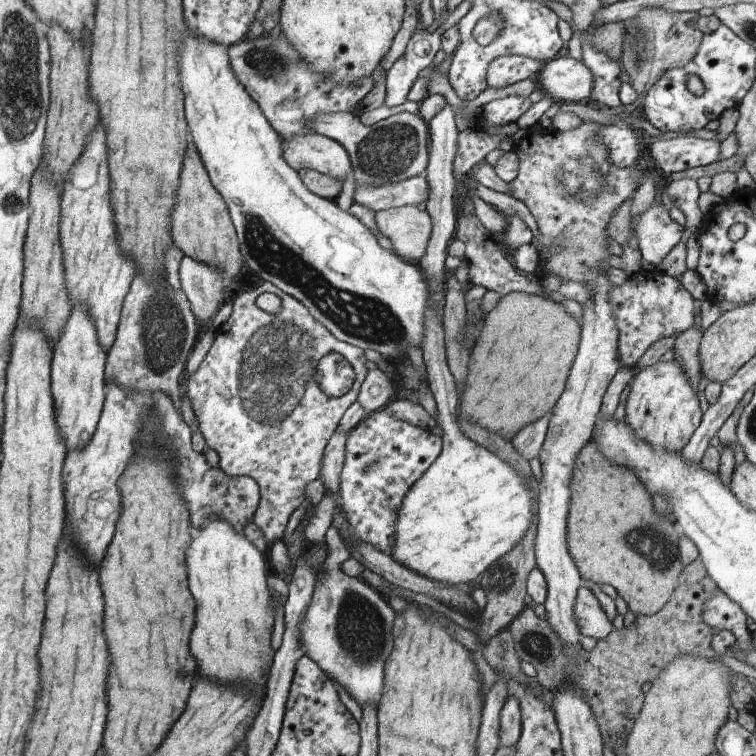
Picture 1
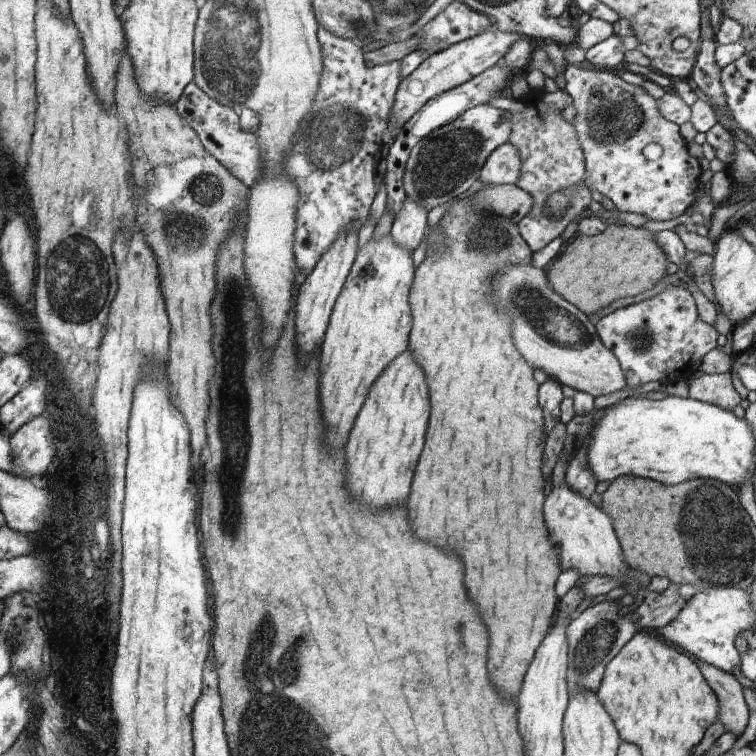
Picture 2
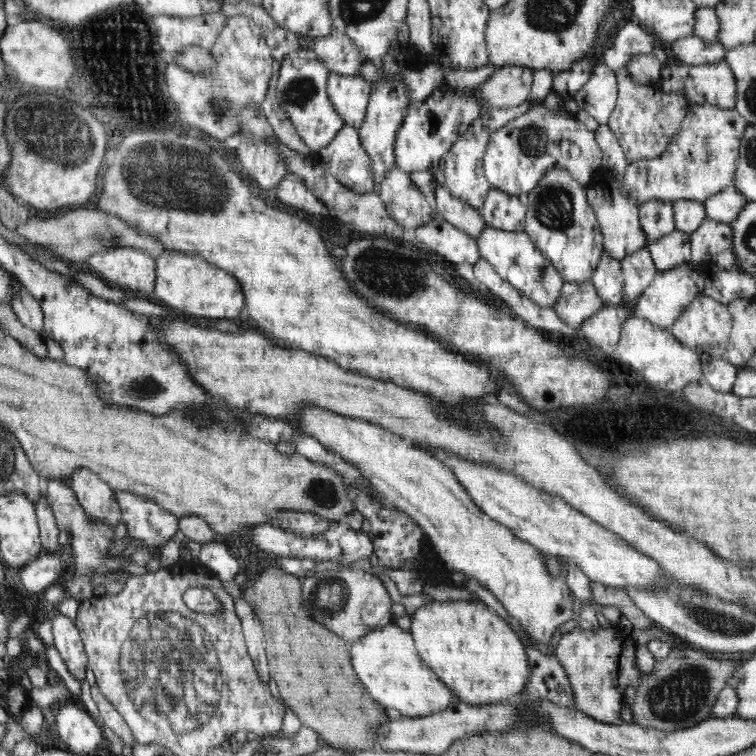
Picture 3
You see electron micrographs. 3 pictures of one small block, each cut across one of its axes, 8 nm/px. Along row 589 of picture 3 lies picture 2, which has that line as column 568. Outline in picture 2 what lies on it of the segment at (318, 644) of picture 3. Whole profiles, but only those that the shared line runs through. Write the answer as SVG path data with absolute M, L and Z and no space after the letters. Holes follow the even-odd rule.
M608 223L607 228L595 236L579 235L564 254L558 255L547 278L560 296L578 306L585 314L598 312L610 303L642 294L666 274L668 256L662 252L654 233L646 228Z

